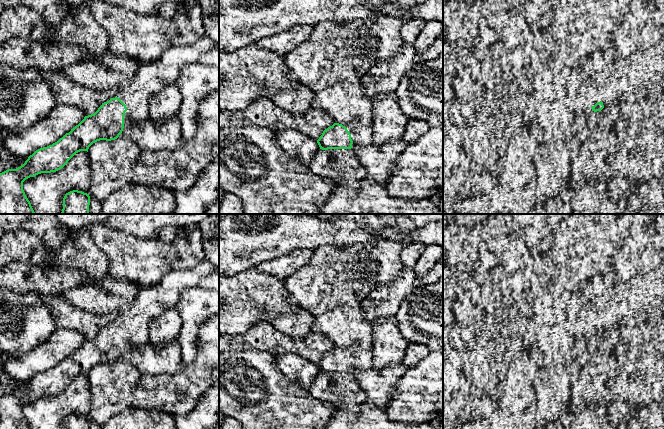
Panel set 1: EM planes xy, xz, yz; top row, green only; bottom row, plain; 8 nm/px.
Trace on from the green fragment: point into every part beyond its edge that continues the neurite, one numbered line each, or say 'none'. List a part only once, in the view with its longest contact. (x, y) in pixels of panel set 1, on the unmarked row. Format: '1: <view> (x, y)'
1: xz (362, 360)

